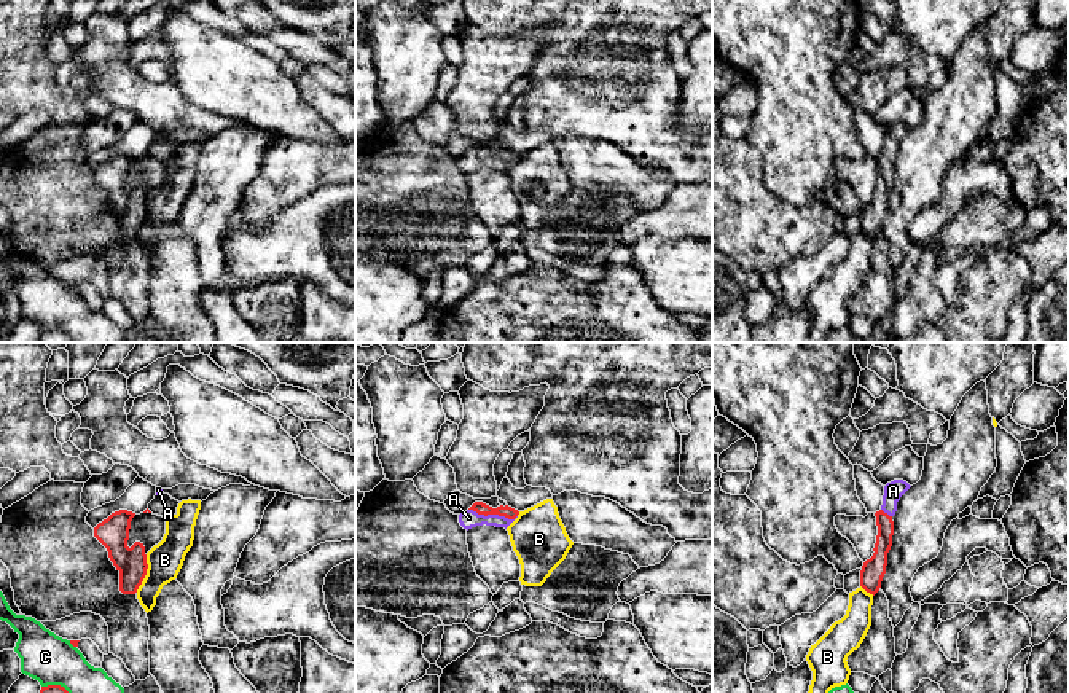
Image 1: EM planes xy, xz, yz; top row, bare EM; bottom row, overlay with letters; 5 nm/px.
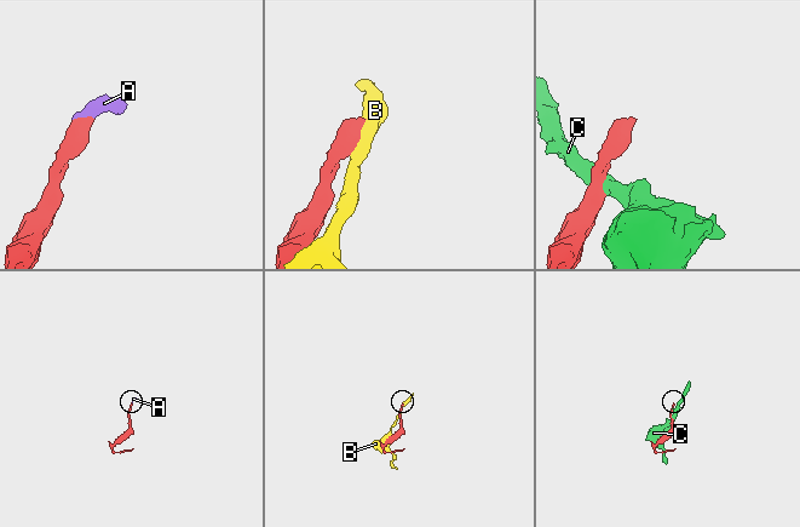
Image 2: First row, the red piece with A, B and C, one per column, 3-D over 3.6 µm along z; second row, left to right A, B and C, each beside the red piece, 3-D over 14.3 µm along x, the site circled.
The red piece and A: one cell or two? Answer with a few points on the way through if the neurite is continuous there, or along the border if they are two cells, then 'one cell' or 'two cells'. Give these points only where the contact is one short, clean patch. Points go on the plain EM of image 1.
runs through xz (481, 152), (493, 156), (469, 161); one cell

